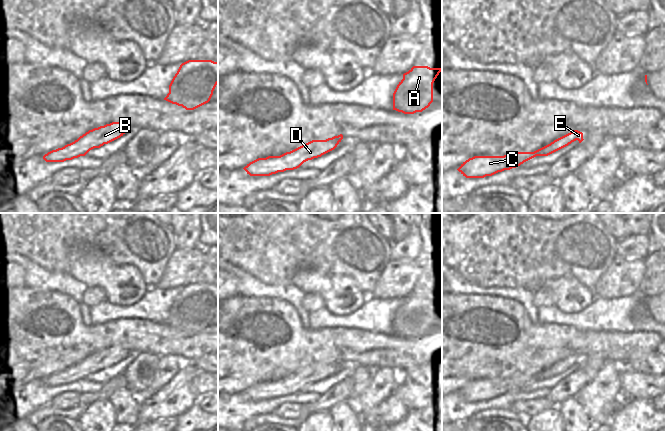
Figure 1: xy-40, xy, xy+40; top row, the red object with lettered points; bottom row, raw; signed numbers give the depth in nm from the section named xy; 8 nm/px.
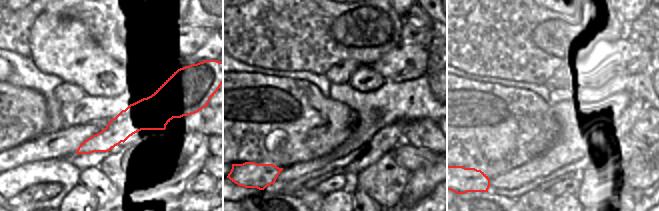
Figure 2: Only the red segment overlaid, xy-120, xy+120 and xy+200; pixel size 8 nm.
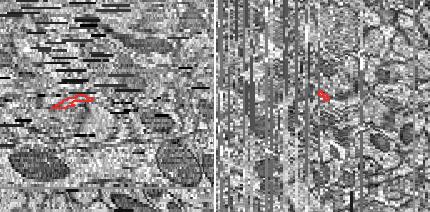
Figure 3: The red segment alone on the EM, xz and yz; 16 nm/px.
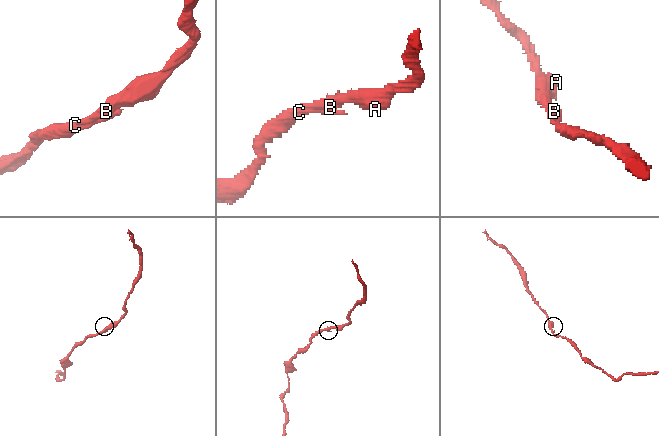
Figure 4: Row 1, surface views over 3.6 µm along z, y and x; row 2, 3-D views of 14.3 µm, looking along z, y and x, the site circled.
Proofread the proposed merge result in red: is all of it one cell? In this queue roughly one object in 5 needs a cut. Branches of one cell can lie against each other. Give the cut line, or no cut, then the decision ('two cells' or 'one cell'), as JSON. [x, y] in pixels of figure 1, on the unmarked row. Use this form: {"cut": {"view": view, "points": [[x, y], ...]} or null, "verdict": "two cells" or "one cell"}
{"cut": null, "verdict": "one cell"}

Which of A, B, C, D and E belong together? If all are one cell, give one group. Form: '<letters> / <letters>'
A B C D E

